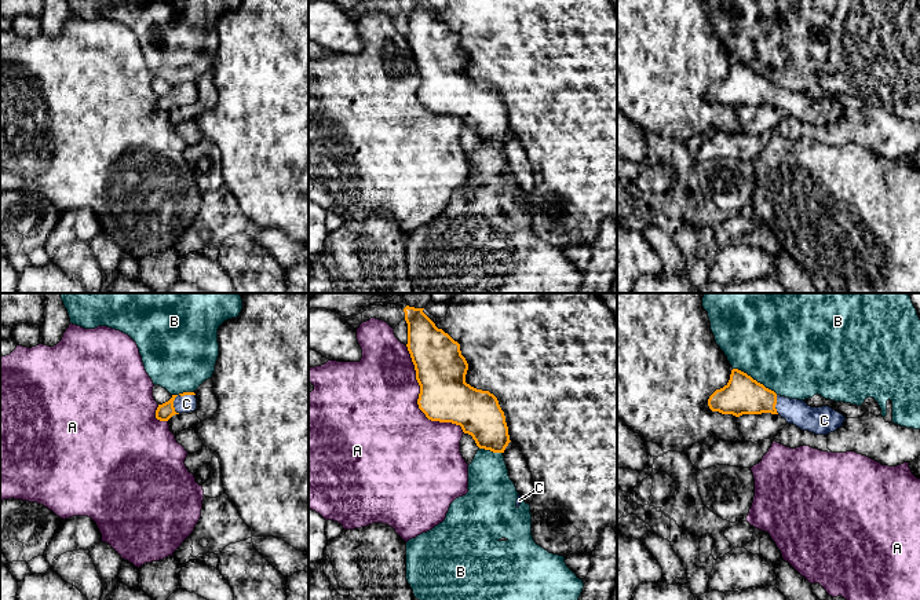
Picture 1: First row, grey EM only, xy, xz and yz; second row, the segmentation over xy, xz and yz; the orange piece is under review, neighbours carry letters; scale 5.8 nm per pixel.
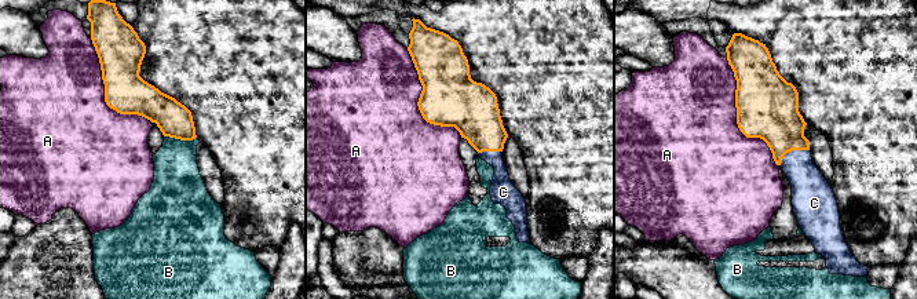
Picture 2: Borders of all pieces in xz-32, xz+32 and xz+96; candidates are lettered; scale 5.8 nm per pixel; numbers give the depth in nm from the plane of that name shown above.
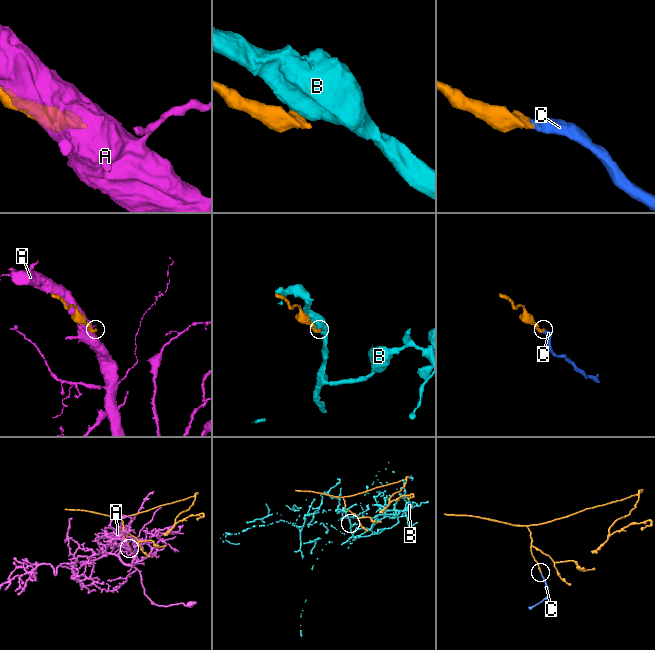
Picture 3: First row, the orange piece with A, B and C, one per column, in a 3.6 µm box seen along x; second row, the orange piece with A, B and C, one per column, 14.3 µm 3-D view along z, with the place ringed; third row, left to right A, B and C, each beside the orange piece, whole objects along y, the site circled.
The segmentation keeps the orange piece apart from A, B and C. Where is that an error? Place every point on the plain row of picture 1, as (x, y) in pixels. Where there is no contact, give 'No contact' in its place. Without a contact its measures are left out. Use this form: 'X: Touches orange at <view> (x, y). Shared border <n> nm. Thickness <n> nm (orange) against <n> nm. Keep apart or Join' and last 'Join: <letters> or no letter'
A: Touches orange at xz (417, 92). Shared border 600 nm. Thickness 300 nm (orange) against 500 nm. Keep apart
B: Touches orange at yz (755, 72). Shared border 300 nm. Thickness 220 nm (orange) against 480 nm. Keep apart
C: Touches orange at xy (176, 87). Shared border 160 nm. Thickness 100 nm (orange) against 100 nm. Join
Join: C

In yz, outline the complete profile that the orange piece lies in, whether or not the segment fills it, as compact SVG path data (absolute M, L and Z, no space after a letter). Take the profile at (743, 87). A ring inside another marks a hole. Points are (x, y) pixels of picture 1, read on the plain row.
M733 61L729 74L708 91L712 103L722 106L780 106L788 116L815 127L828 127L840 120L843 106L829 98L811 99L804 92L777 87L746 65Z

